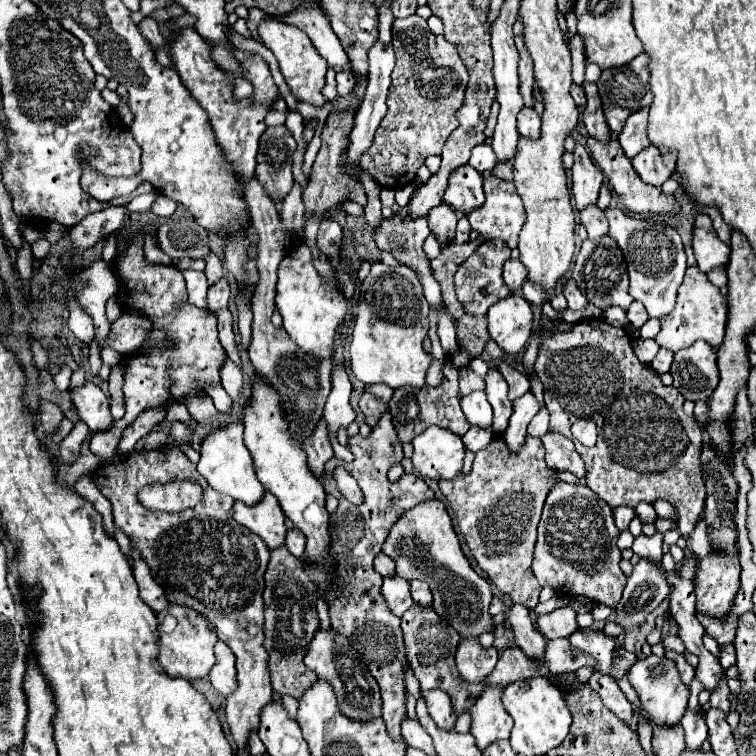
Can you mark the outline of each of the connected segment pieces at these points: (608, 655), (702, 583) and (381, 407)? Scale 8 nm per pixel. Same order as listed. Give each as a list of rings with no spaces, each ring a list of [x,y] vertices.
[[[581,630],[569,636],[569,642],[573,648],[581,650],[583,654],[589,654],[595,658],[595,670],[607,674],[613,664],[613,646],[615,640],[607,636],[605,632],[595,630]]]
[[[711,550],[695,564],[695,596],[697,612],[725,620],[739,592],[739,556],[727,556]]]
[[[365,392],[365,394],[361,396],[359,408],[361,408],[363,416],[365,416],[365,424],[371,426],[371,428],[379,422],[381,414],[387,410],[387,406],[385,406],[383,402],[379,402],[379,400],[377,400],[373,394],[369,394],[369,392]]]

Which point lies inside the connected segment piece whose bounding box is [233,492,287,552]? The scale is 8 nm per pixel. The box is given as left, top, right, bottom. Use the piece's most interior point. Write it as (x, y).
(267, 520)

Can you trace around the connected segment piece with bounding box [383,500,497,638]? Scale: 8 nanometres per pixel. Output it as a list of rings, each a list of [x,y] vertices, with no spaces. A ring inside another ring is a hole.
[[[429,500],[417,504],[391,528],[383,552],[397,562],[397,576],[413,580],[421,578],[429,582],[433,592],[435,610],[459,632],[461,638],[477,638],[485,632],[495,632],[497,624],[489,614],[489,602],[493,598],[491,586],[481,578],[465,558],[459,538],[451,526],[451,518],[441,500]],[[435,568],[445,568],[447,574],[437,576]]]

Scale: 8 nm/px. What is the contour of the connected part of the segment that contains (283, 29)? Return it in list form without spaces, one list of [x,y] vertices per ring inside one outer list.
[[[267,18],[259,24],[259,36],[261,42],[265,46],[269,46],[269,50],[273,50],[281,72],[285,76],[287,86],[291,88],[291,94],[299,100],[299,102],[307,102],[313,106],[323,106],[327,100],[323,96],[323,88],[325,88],[325,72],[327,72],[327,62],[319,56],[319,52],[313,48],[311,40],[295,26],[283,24],[277,18]]]

